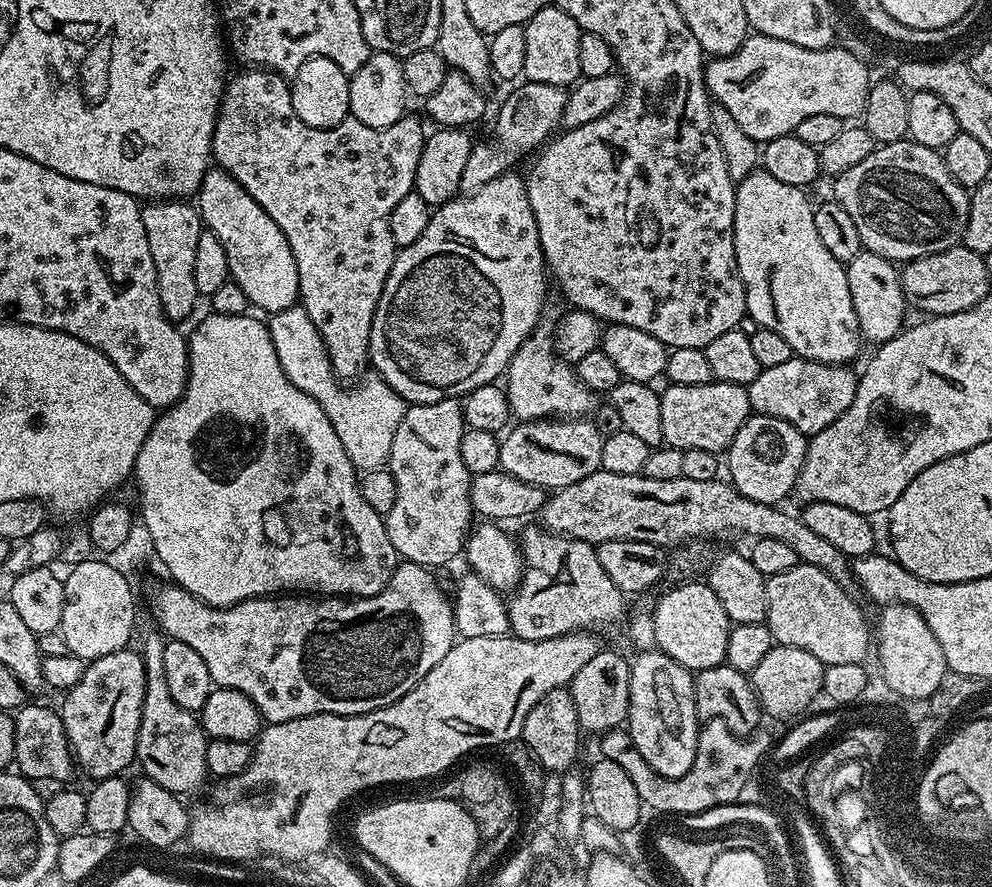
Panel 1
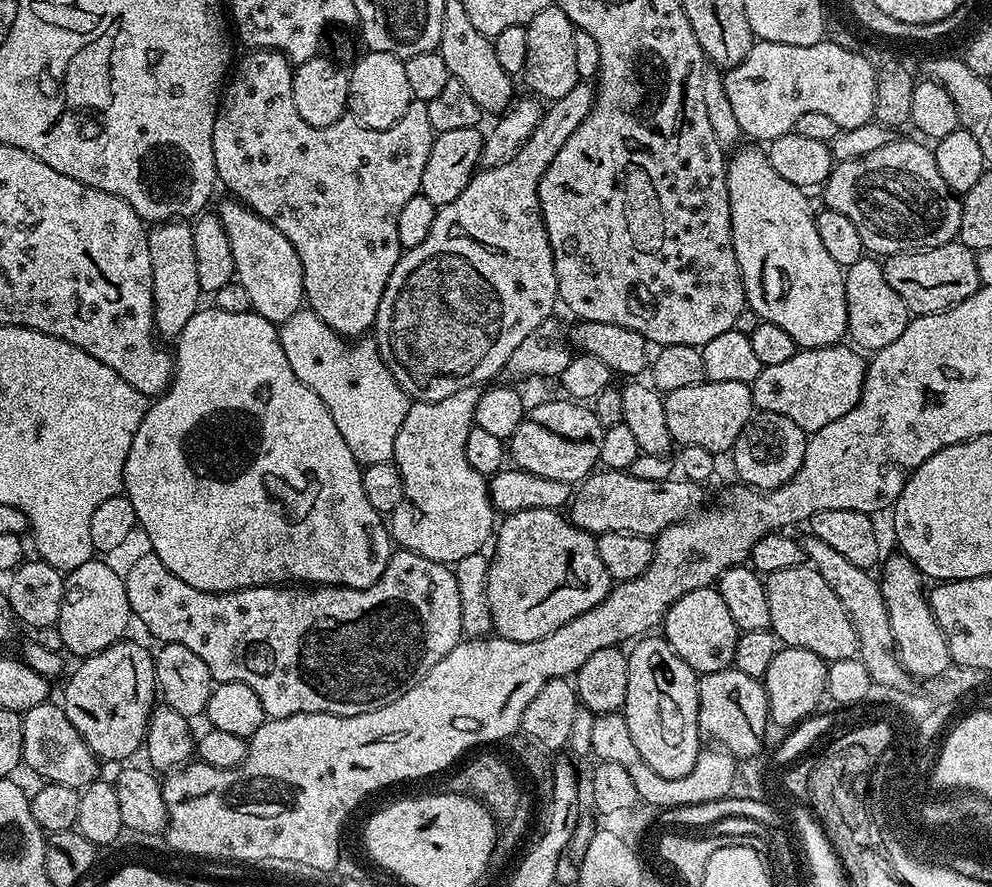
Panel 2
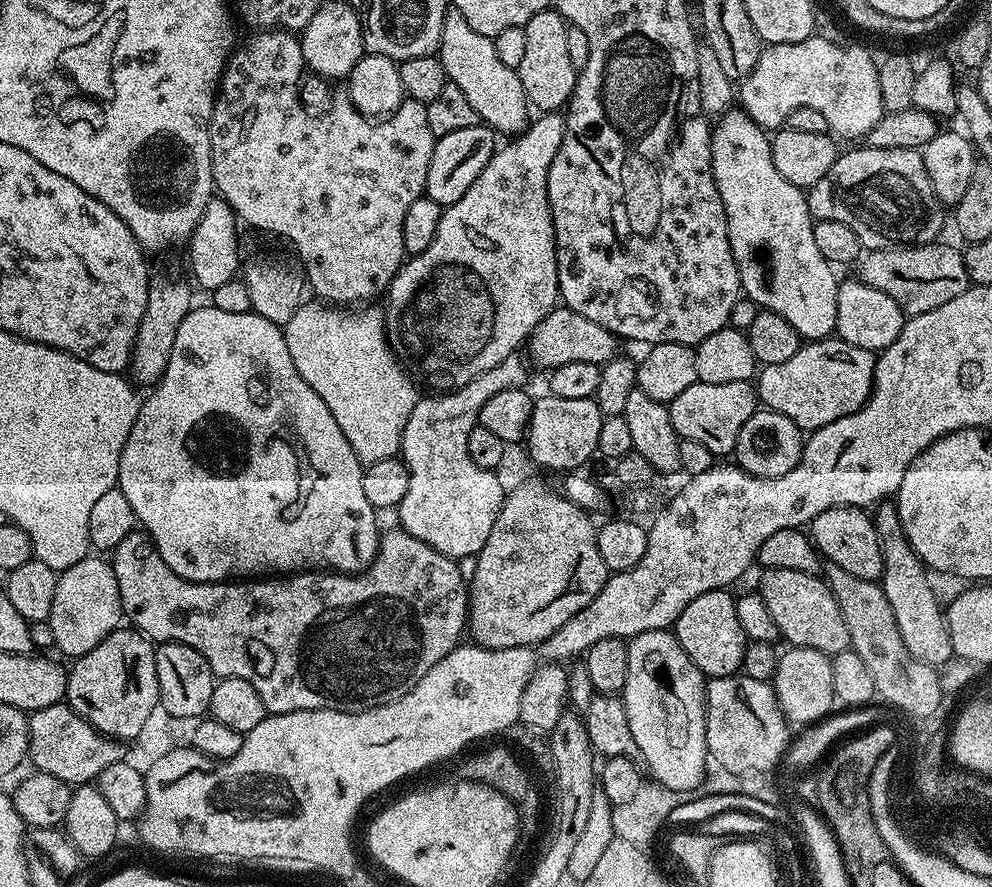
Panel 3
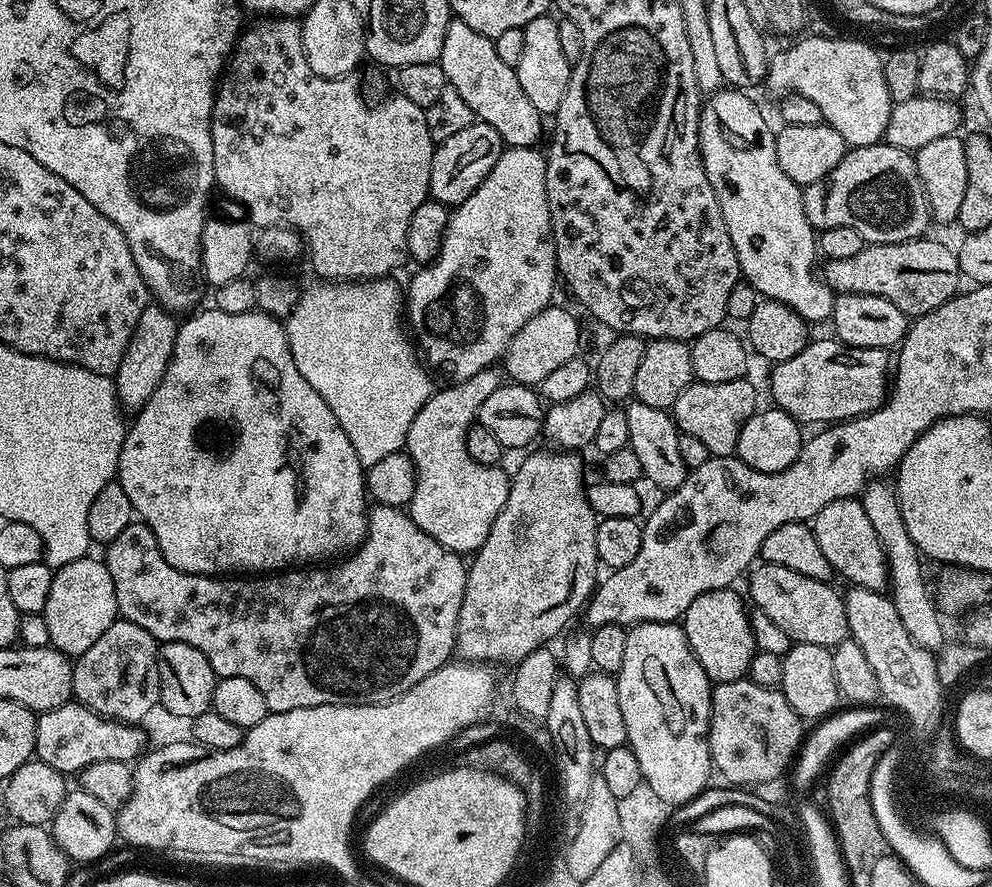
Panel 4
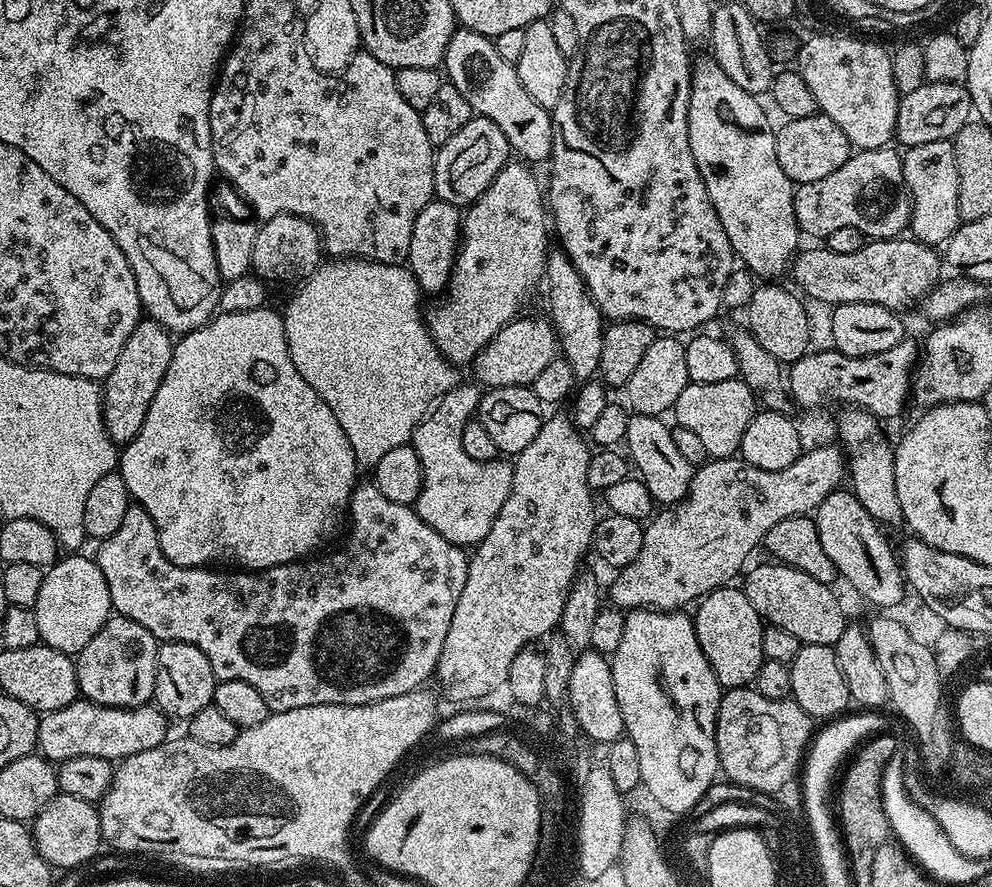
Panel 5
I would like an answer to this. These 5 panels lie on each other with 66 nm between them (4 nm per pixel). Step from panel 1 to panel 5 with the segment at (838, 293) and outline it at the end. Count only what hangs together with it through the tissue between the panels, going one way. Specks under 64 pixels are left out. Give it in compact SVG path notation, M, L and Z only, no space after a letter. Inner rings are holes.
M715 58L707 59L696 60L692 65L692 89L688 106L690 150L694 154L694 162L698 162L698 174L702 174L702 182L706 182L710 202L714 202L718 222L722 222L722 230L726 230L726 238L730 238L735 259L739 263L741 260L754 275L760 276L756 278L780 278L783 272L785 275L789 271L801 247L802 233L794 218L792 179L778 162L774 124L772 128L757 97L736 85Z

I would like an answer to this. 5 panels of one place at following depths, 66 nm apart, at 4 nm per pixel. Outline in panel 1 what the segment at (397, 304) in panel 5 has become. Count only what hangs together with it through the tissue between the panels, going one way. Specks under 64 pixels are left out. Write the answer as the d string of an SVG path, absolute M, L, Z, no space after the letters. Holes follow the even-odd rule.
M293 306L271 313L267 325L274 350L278 350L278 362L282 362L282 370L286 370L286 378L290 378L298 390L313 396L318 406L326 410L326 418L330 418L330 426L334 426L334 431L338 433L352 465L361 473L385 467L390 458L390 446L394 443L394 433L398 431L398 422L402 422L406 402L385 380L379 378L373 379L368 400L351 396L344 389L347 387L337 380L328 357L328 347L322 342L304 308Z

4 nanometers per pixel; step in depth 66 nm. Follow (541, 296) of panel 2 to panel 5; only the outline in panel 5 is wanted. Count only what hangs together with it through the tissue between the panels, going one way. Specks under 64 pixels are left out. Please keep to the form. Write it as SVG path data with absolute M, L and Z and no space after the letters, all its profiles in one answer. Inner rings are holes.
M509 162L505 164L497 176L492 179L490 186L483 192L477 200L472 204L467 205L466 211L462 216L462 235L460 238L460 246L456 253L456 264L452 267L452 276L448 280L447 285L439 297L440 300L432 309L427 309L426 323L428 325L428 332L432 336L432 340L438 346L438 350L450 361L457 366L471 365L472 361L476 359L476 356L480 351L485 348L490 340L494 338L496 334L504 326L509 324L512 320L517 319L521 315L520 303L531 294L536 288L536 283L541 283L544 267L548 264L548 254L550 251L550 245L548 245L548 236L550 240L550 216L546 211L546 192L540 184L536 181L536 176L531 172L529 165L524 162Z

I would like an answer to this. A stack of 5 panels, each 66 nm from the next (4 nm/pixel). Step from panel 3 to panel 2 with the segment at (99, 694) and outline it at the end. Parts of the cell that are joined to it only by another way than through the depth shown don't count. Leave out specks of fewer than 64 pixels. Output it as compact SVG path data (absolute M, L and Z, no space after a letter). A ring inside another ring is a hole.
M125 638L117 644L106 646L106 650L96 652L92 656L83 657L80 664L72 672L72 677L64 684L64 700L62 707L66 718L82 734L86 746L96 755L97 760L124 760L136 751L140 752L148 733L149 720L154 705L158 700L156 687L156 661L151 651L147 652L136 640Z

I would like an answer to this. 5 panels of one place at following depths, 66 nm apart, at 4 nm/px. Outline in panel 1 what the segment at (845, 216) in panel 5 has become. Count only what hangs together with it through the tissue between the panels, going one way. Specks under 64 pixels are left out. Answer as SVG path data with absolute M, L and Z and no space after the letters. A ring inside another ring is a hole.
M910 138L898 144L881 144L873 147L870 155L862 158L858 166L850 166L850 170L835 177L834 184L835 203L840 204L842 210L850 214L854 226L858 226L861 245L882 258L893 262L917 260L955 248L964 239L970 192L952 177L937 149L915 144Z

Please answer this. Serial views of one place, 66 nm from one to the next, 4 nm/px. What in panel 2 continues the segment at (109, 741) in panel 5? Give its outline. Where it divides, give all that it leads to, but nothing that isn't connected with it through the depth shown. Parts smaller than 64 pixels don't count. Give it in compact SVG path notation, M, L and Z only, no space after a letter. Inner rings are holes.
M45 702L26 710L20 718L22 722L22 754L23 767L29 768L41 781L49 784L61 784L77 790L83 790L101 775L101 761L86 746L82 734L74 730L70 718L66 718L63 707L59 703Z

